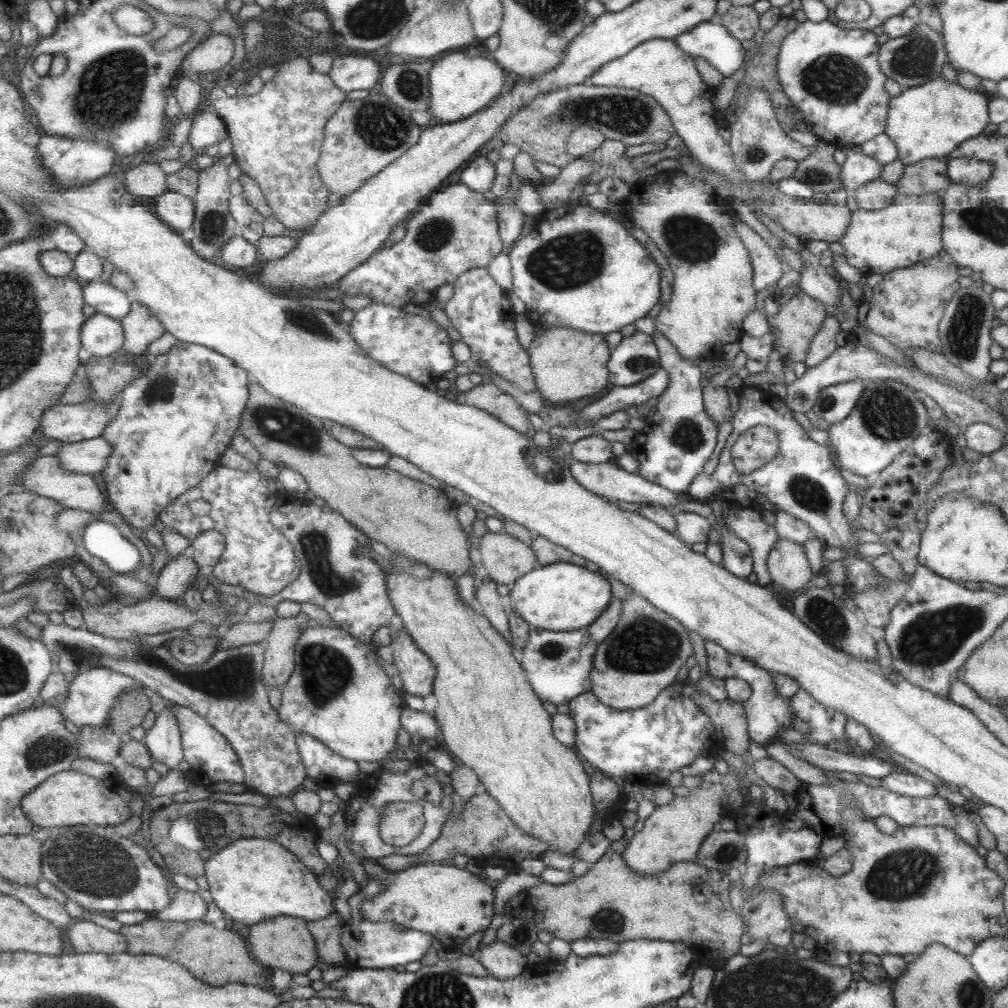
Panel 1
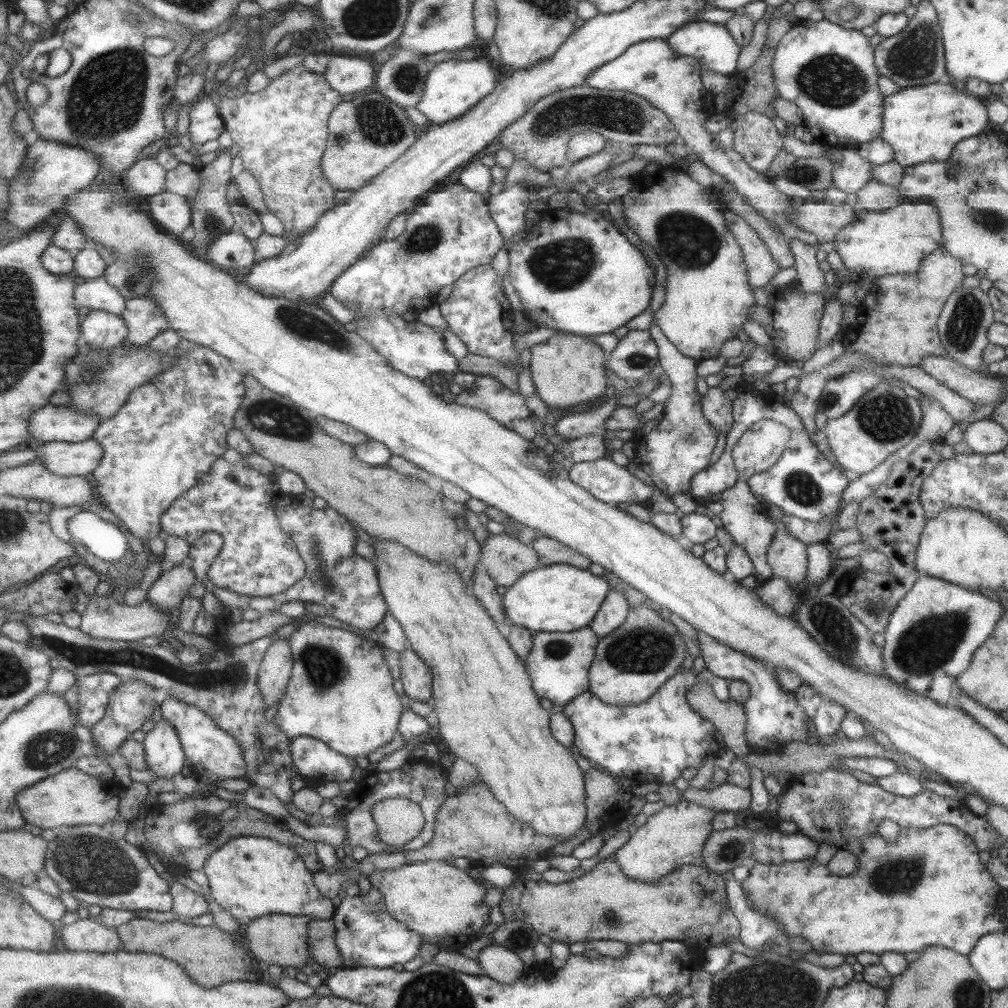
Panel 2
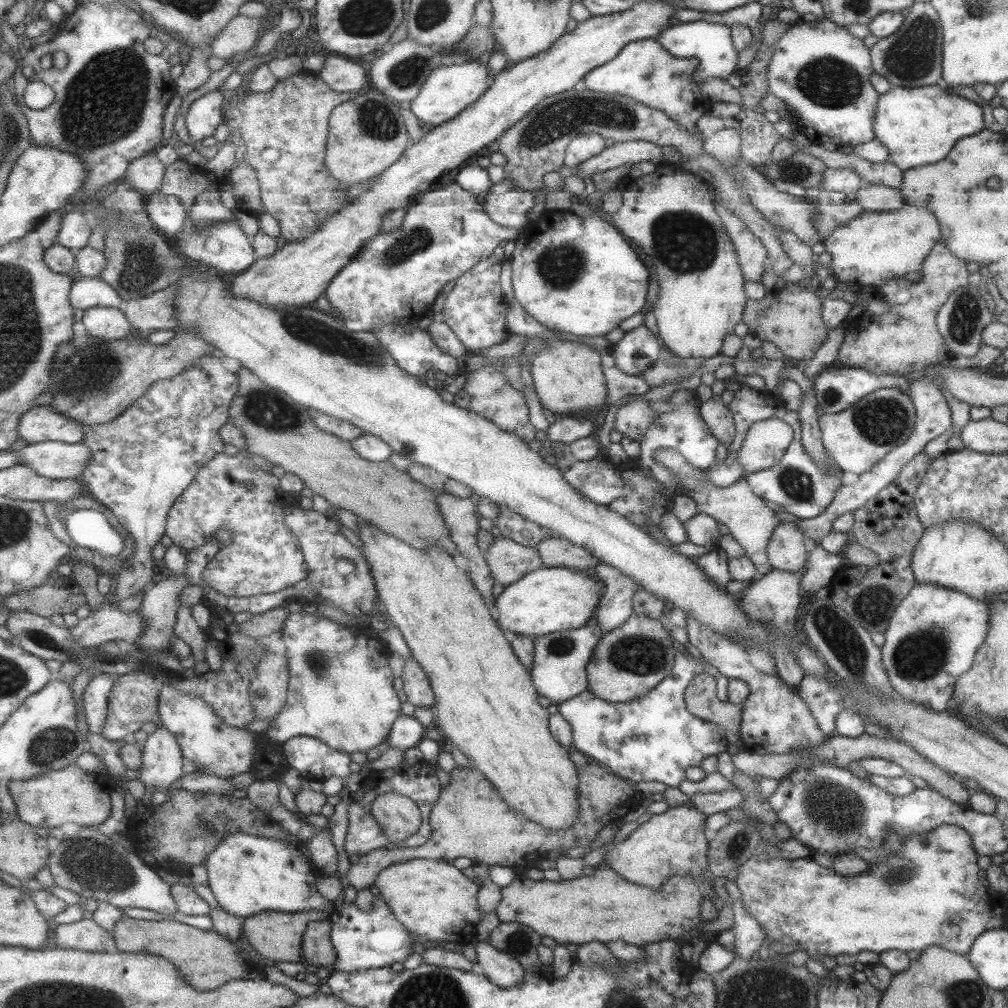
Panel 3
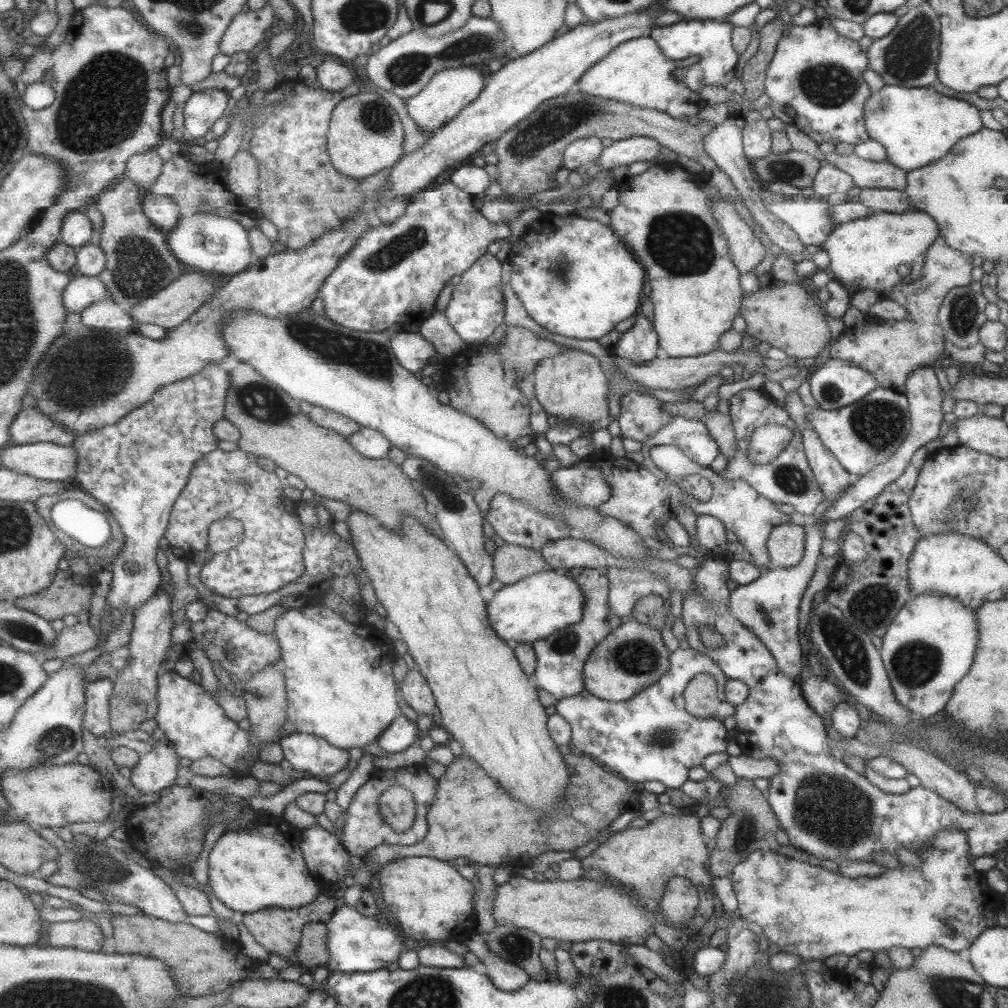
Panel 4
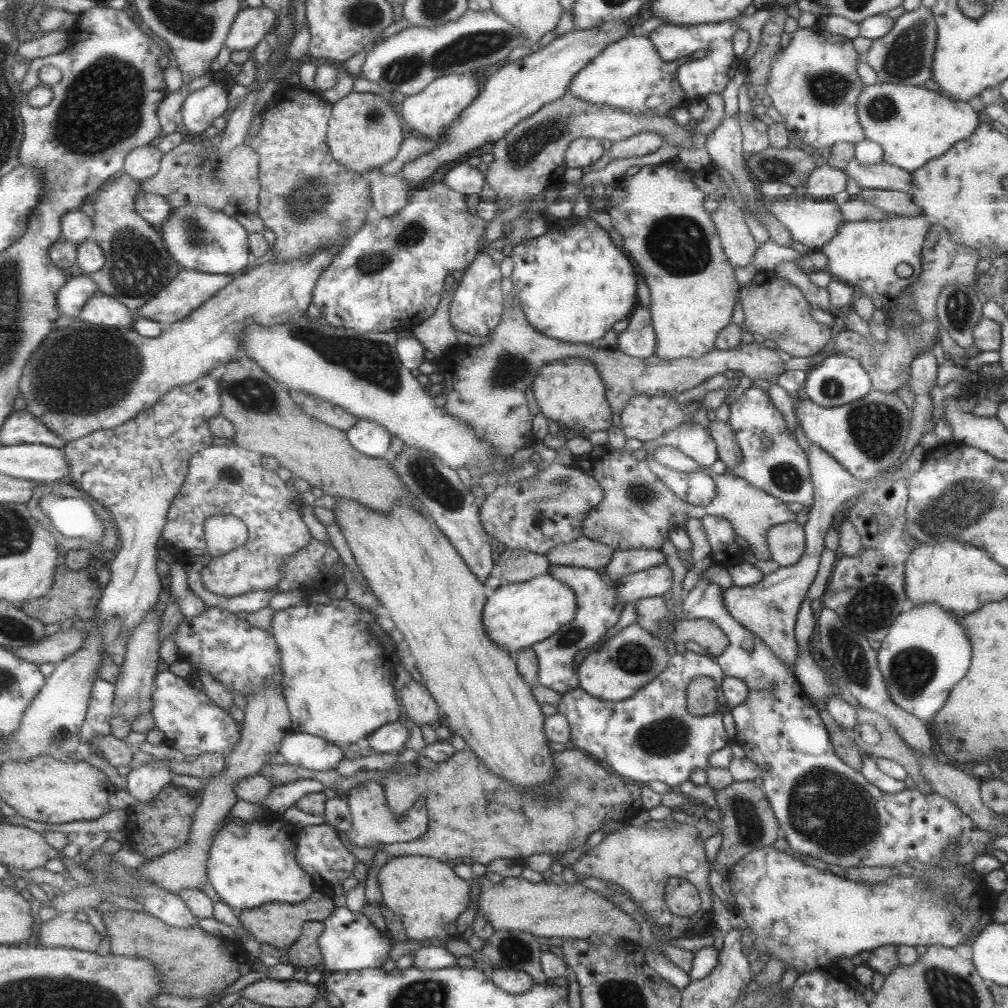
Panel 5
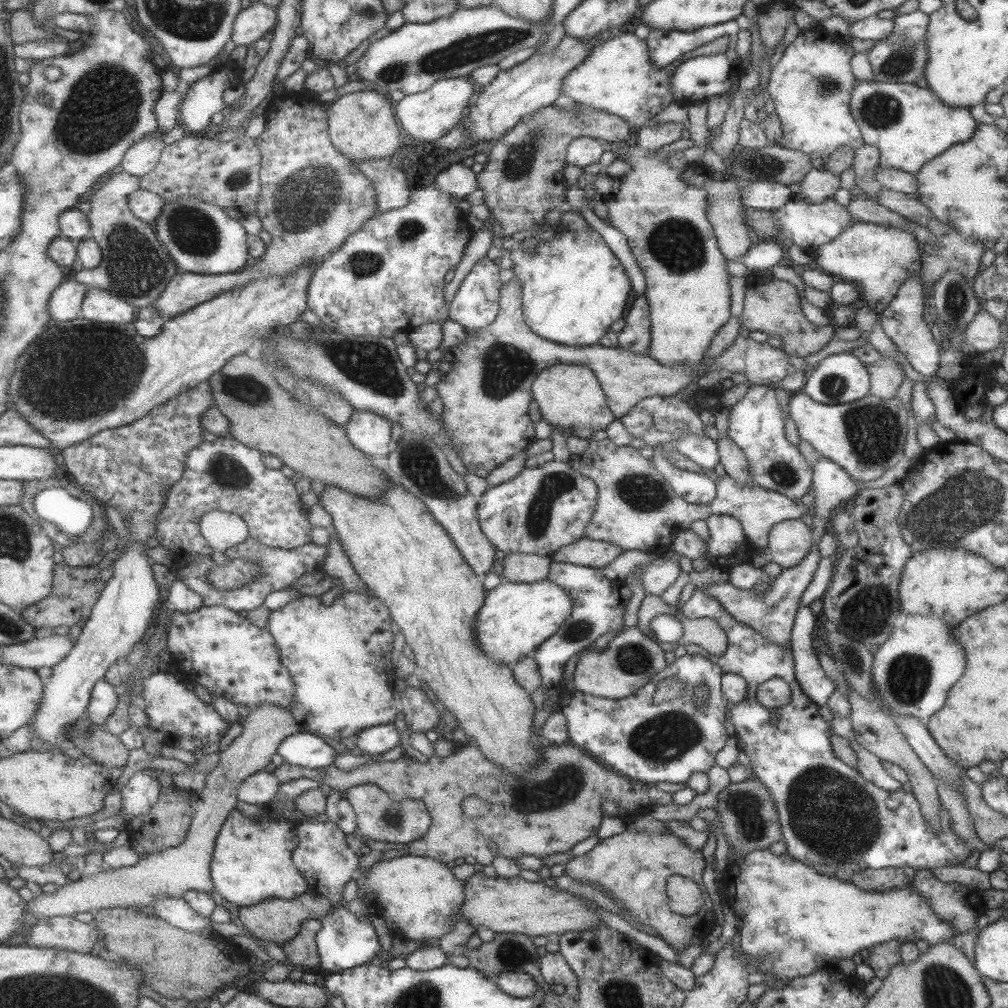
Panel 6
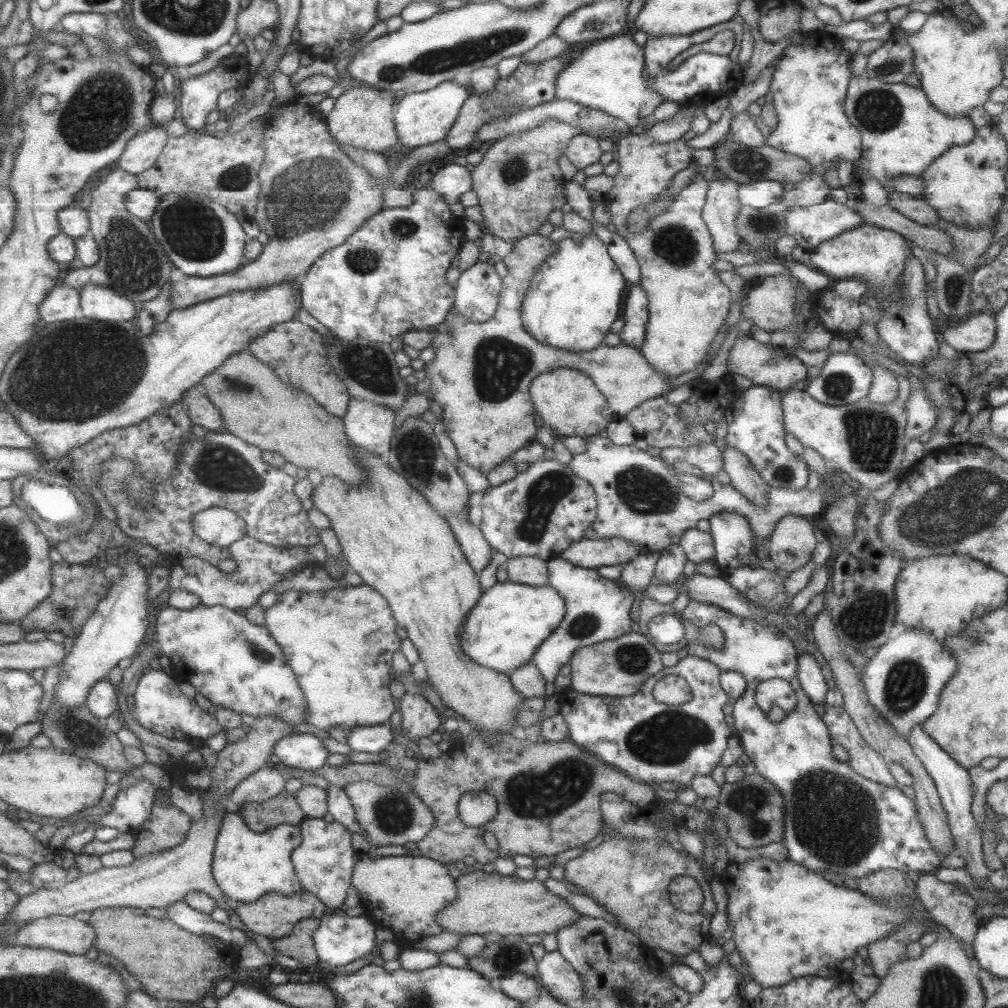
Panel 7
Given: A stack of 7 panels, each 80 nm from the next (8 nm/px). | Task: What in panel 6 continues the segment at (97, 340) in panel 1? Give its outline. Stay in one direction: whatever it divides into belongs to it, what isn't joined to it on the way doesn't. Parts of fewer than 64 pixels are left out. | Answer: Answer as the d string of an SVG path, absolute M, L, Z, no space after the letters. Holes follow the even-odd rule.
M89 288L84 298L83 317L95 322L127 324L138 317L137 308L113 291Z

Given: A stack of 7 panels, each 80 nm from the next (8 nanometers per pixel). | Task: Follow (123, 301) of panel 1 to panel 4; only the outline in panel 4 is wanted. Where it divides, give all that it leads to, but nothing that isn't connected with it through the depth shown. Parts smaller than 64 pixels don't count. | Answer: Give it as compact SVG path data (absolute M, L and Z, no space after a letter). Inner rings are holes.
M98 276L75 277L64 292L64 303L67 310L80 314L94 302L105 299L112 299L112 294Z

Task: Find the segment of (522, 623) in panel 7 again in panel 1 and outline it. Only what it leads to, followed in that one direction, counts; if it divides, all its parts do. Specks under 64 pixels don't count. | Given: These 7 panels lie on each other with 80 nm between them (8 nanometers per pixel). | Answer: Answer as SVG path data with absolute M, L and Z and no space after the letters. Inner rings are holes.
M552 562L522 574L509 587L507 610L519 615L531 628L565 631L588 627L609 606L609 583L599 572L589 572L584 566L568 562Z

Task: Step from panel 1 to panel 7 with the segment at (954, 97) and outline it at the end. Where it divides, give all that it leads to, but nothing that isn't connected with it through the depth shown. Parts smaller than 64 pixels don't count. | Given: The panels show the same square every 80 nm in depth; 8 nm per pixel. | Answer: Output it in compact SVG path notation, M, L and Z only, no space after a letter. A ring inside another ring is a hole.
M852 76L849 79L846 95L843 101L844 115L847 121L859 131L862 150L861 168L873 180L881 182L891 193L889 178L907 174L919 177L927 166L945 152L950 146L965 145L975 137L975 126L967 116L945 116L929 104L928 98L919 87L913 87L902 82L886 83L866 76Z

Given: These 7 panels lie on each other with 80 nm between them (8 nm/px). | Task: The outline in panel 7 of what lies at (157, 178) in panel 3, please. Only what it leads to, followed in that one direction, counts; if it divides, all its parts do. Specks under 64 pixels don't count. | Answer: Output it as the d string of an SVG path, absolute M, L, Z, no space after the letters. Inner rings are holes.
M161 125L141 132L128 142L118 166L136 175L149 170L158 161L170 138L167 128Z

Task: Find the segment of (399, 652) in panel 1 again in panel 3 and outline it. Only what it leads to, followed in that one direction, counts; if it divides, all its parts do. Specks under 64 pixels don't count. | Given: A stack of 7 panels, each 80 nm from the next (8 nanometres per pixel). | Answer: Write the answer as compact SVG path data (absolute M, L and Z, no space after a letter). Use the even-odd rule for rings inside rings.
M411 655L409 659L405 660L398 680L400 682L400 691L409 704L431 708L433 692L431 692L430 679L425 674L423 667Z

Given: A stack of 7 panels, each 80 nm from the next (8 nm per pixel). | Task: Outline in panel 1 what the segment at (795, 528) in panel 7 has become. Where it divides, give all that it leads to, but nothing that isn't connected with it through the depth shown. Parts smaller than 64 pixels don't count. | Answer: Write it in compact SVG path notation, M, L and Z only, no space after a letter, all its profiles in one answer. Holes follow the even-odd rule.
M777 538L775 546L766 560L771 585L778 586L783 592L793 592L809 586L811 569L803 552L803 545Z

